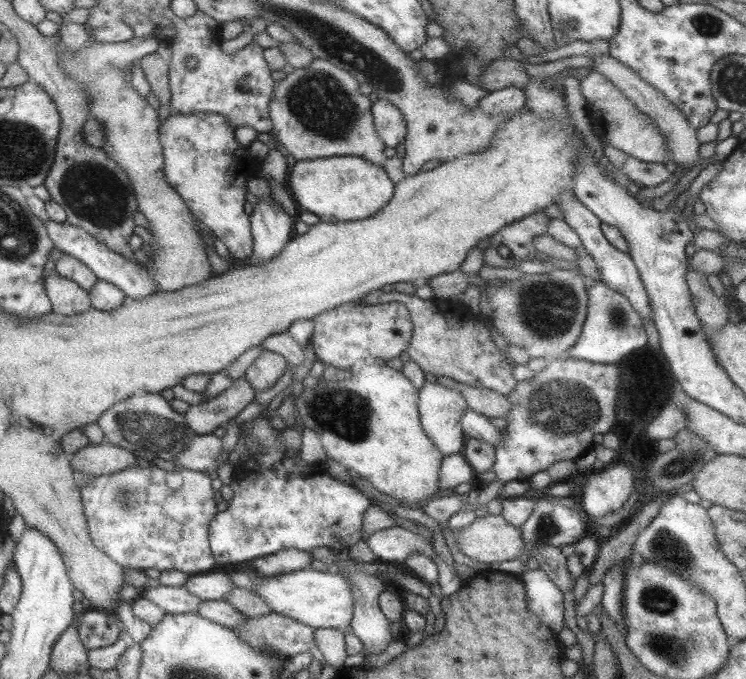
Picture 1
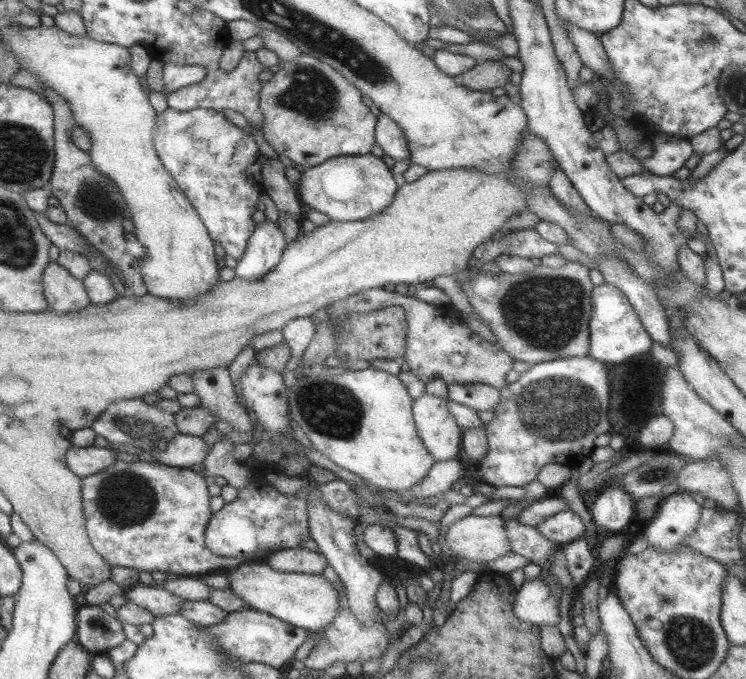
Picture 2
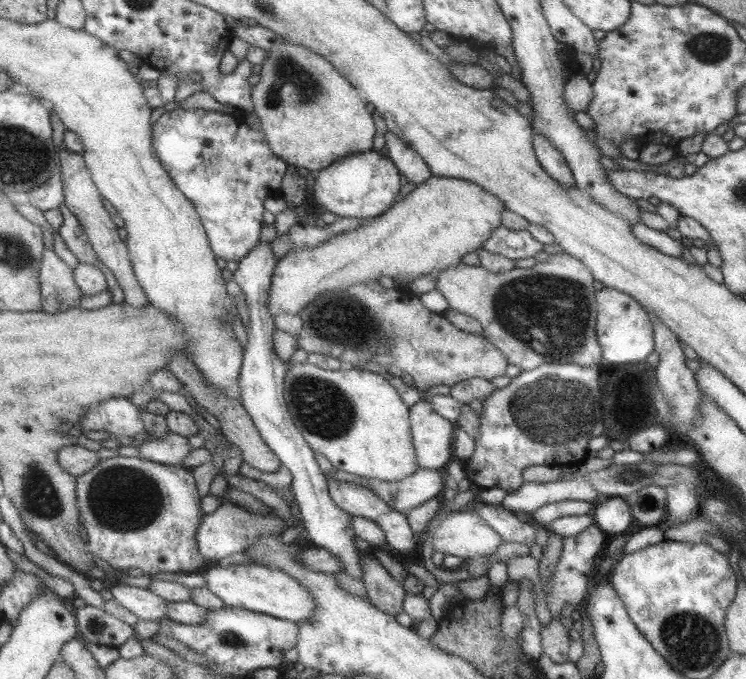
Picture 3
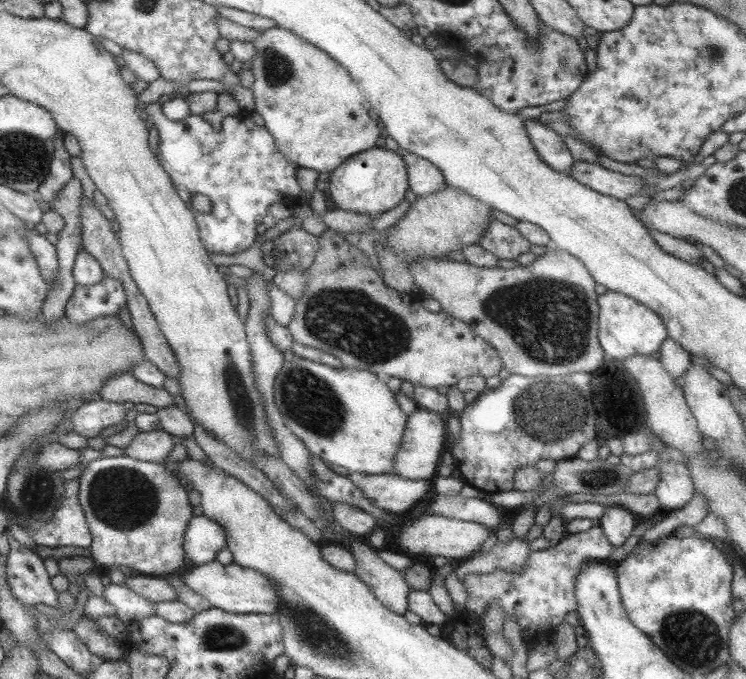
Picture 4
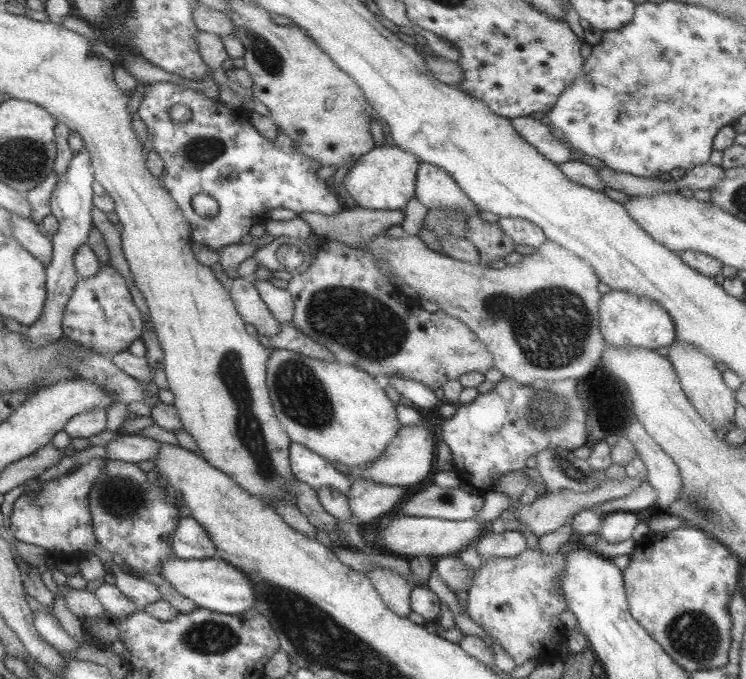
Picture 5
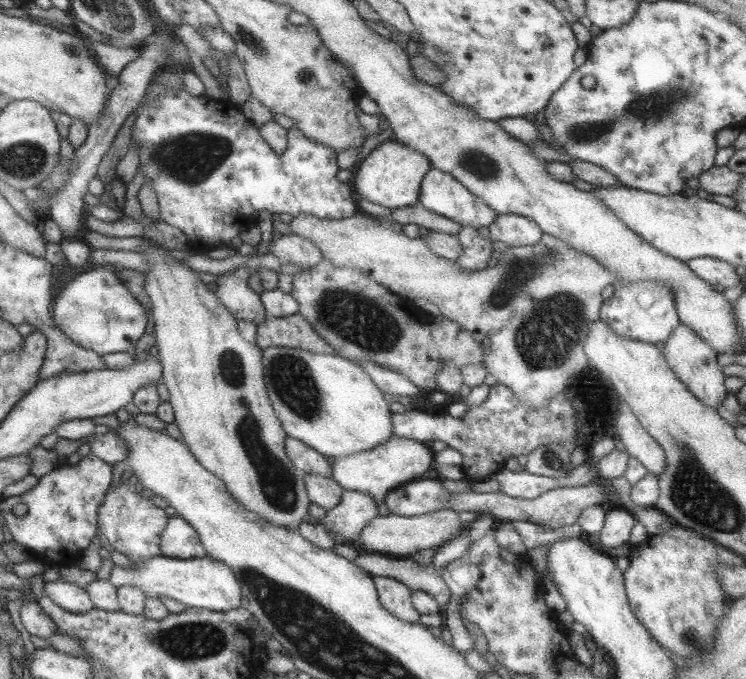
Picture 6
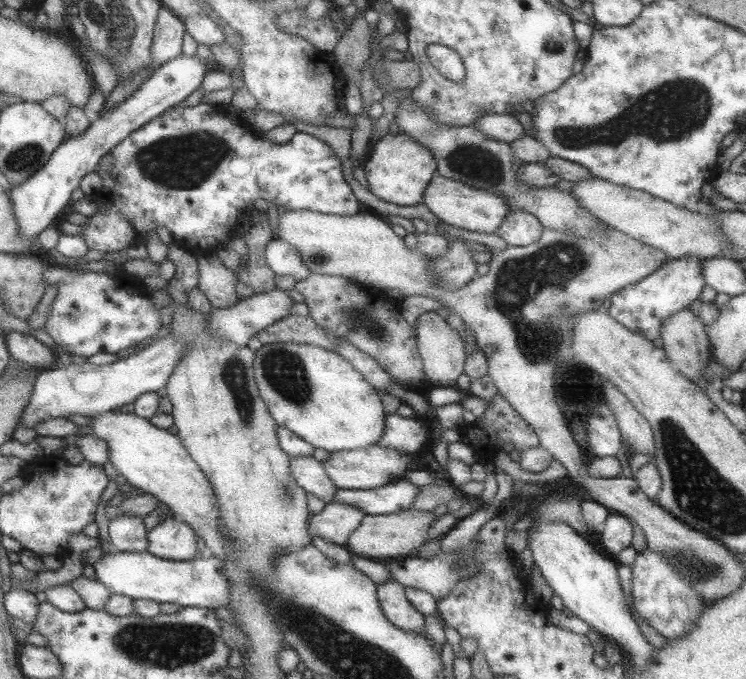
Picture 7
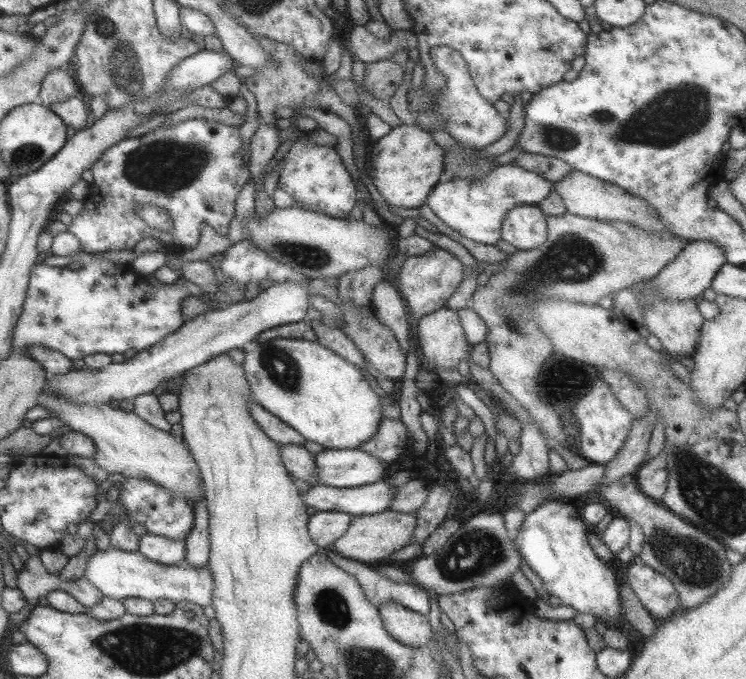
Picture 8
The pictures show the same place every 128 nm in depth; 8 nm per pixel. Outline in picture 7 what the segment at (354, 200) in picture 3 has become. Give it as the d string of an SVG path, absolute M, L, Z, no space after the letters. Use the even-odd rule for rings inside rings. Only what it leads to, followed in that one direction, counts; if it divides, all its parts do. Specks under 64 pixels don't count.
M399 131L395 135L387 133L375 140L369 158L361 165L371 194L377 198L399 206L421 203L429 180L436 175L436 162L430 152L415 142L408 134Z

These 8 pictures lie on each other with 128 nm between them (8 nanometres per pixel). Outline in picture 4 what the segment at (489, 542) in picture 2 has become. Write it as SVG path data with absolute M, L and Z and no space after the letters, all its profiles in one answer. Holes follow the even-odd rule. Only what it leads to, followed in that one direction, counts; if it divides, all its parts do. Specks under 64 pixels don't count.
M422 516L413 522L409 522L409 524L405 524L395 538L397 546L403 554L443 556L447 560L462 561L479 552L480 543L486 534L491 536L491 531L494 530L486 531L475 523L465 520L455 520L445 518L445 516Z

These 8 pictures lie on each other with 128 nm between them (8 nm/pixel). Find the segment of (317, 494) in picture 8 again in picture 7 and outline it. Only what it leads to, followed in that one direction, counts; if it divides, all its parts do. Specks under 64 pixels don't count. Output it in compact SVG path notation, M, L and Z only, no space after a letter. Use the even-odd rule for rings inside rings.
M398 479L388 482L383 486L372 488L371 490L336 490L334 501L354 504L357 508L364 510L366 515L389 515L394 512L409 510L412 508L413 501L419 492L419 487L407 479Z

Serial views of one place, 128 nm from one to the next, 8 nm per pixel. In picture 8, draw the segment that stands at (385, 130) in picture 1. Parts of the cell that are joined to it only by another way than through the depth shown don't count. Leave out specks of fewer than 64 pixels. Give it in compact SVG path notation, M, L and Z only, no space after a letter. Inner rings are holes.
M509 163L495 165L487 175L477 179L457 178L438 182L425 202L433 214L461 236L481 244L494 244L500 239L500 224L506 212L517 205L535 205L553 189L553 183L525 167Z

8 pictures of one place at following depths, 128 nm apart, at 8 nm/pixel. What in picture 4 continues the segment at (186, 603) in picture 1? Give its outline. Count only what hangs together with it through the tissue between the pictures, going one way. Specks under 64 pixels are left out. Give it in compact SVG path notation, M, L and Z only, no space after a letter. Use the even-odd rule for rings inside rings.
M106 583L103 588L102 598L116 609L115 617L124 623L129 624L135 620L149 618L155 612L153 602L149 602L143 596L135 594L127 586Z

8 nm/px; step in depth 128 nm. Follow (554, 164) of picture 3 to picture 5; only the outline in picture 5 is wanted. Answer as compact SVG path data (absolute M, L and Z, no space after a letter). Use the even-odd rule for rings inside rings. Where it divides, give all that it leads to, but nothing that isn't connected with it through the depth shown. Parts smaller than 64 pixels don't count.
M525 116L513 118L509 124L527 144L553 164L559 165L569 160L570 147L563 140L555 139L545 124Z

